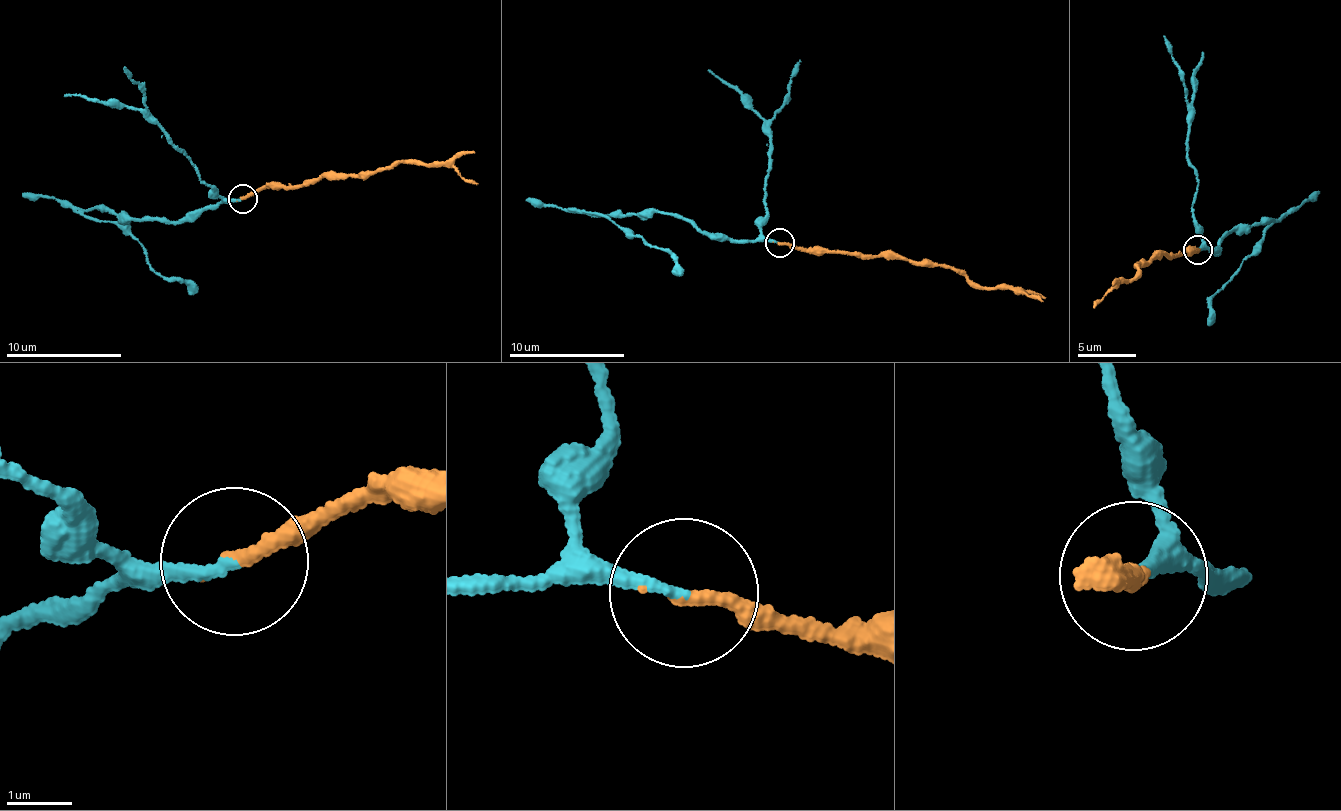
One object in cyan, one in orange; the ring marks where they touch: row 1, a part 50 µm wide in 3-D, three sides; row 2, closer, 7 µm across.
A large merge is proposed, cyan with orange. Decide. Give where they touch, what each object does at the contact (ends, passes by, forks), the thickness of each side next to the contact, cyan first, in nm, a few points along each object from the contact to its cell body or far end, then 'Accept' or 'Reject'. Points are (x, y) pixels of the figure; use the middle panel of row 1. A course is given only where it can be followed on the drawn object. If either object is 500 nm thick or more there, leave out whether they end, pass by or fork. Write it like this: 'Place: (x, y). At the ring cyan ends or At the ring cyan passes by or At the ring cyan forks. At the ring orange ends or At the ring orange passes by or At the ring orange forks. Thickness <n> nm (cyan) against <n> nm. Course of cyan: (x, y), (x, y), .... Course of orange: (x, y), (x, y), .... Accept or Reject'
Place: (780, 243). At the ring cyan ends. At the ring orange ends. Thickness 170 nm (cyan) against 240 nm. Course of cyan: (780, 243), (735, 241), (649, 207), (641, 213), (597, 215), (615, 221), (644, 243), (672, 252), (675, 271). Course of orange: (780, 243), (834, 253), (930, 263), (993, 290), (1010, 288), (1044, 300). Accept

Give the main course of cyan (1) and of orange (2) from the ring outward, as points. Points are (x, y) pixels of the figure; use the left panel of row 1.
1: (242, 199), (174, 222), (87, 211), (126, 227), (148, 266), (190, 286), (191, 295)
2: (242, 199), (267, 185), (289, 190), (325, 176), (367, 177), (397, 163), (416, 162), (442, 165), (478, 183)

